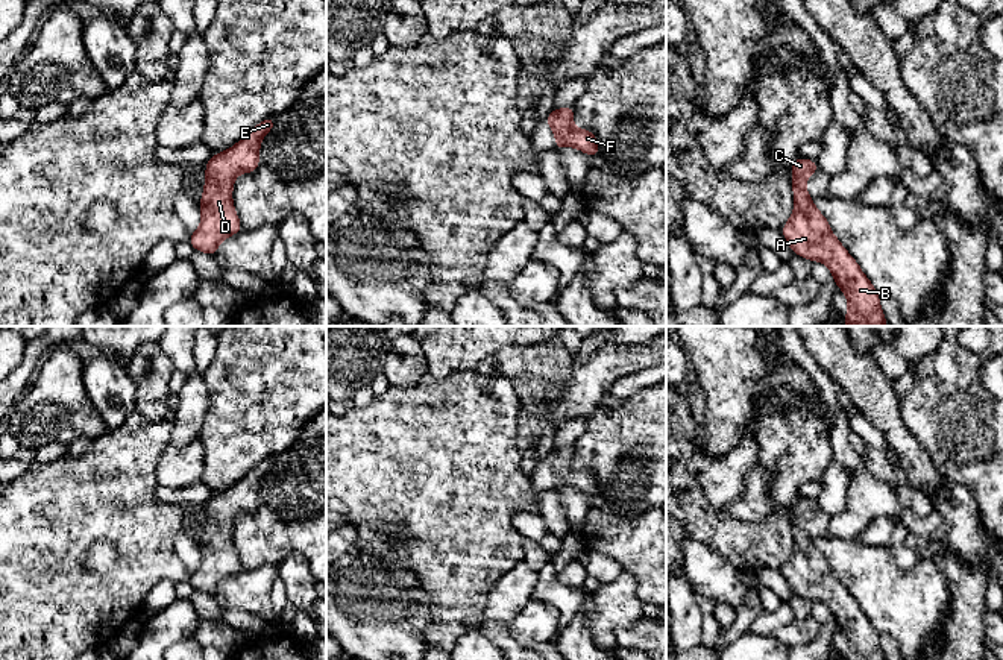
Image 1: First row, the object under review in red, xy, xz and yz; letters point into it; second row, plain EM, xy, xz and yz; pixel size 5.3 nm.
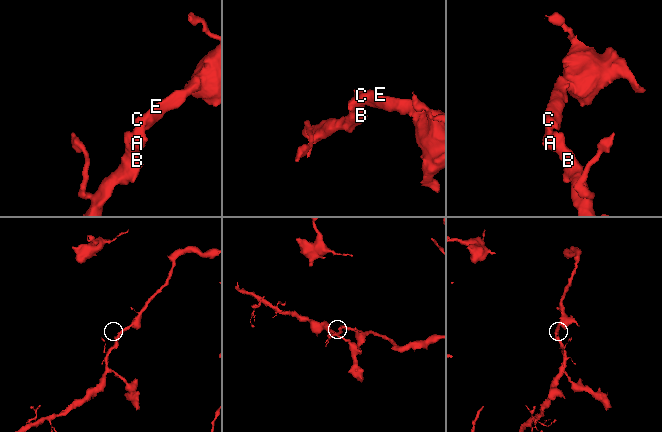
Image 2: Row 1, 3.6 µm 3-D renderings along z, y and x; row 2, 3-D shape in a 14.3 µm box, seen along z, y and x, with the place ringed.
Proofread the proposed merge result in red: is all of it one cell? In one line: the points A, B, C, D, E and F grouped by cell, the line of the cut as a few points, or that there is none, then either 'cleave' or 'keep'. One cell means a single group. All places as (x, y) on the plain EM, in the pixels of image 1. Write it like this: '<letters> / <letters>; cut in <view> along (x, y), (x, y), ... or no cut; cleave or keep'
A B C D E F; no cut; keep

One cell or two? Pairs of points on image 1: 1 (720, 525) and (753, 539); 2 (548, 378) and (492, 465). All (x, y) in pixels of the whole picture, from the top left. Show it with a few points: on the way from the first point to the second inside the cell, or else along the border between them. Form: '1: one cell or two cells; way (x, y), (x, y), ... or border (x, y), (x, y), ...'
1: one cell; way (727, 533), (733, 539), (745, 539)
2: two cells; border (516, 392), (516, 449), (524, 457)

